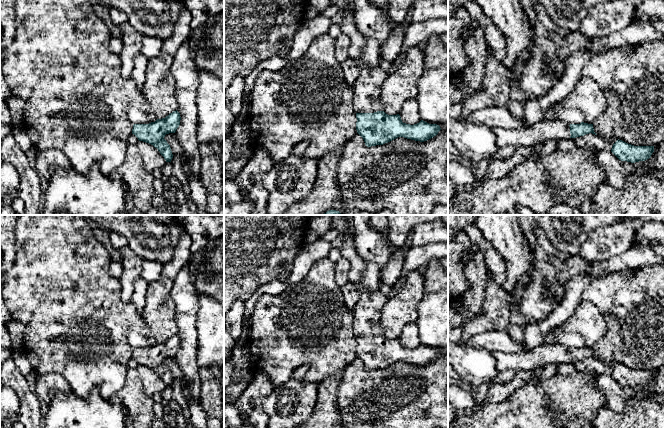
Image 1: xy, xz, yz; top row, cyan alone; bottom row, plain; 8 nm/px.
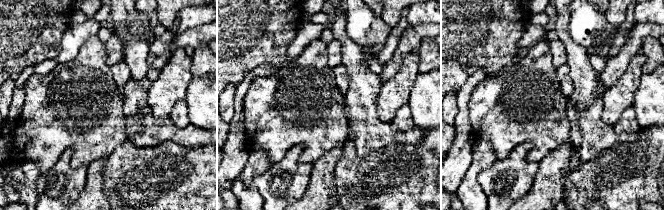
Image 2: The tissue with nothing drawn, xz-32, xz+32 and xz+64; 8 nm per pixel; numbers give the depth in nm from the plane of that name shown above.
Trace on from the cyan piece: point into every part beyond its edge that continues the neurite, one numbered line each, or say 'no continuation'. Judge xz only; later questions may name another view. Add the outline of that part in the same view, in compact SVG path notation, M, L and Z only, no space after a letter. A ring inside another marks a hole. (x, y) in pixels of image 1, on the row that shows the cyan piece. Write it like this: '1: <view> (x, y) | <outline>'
1: xz (367, 87) | M342 13L340 23L342 33L351 40L349 58L355 60L359 66L359 76L353 83L353 107L356 113L374 113L383 111L380 99L383 83L388 74L379 67L367 69L362 62L362 49L365 44L364 37L356 30L353 17Z

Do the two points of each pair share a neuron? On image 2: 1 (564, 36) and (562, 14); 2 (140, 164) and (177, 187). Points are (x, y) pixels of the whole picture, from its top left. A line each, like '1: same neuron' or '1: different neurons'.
1: same neuron
2: same neuron

